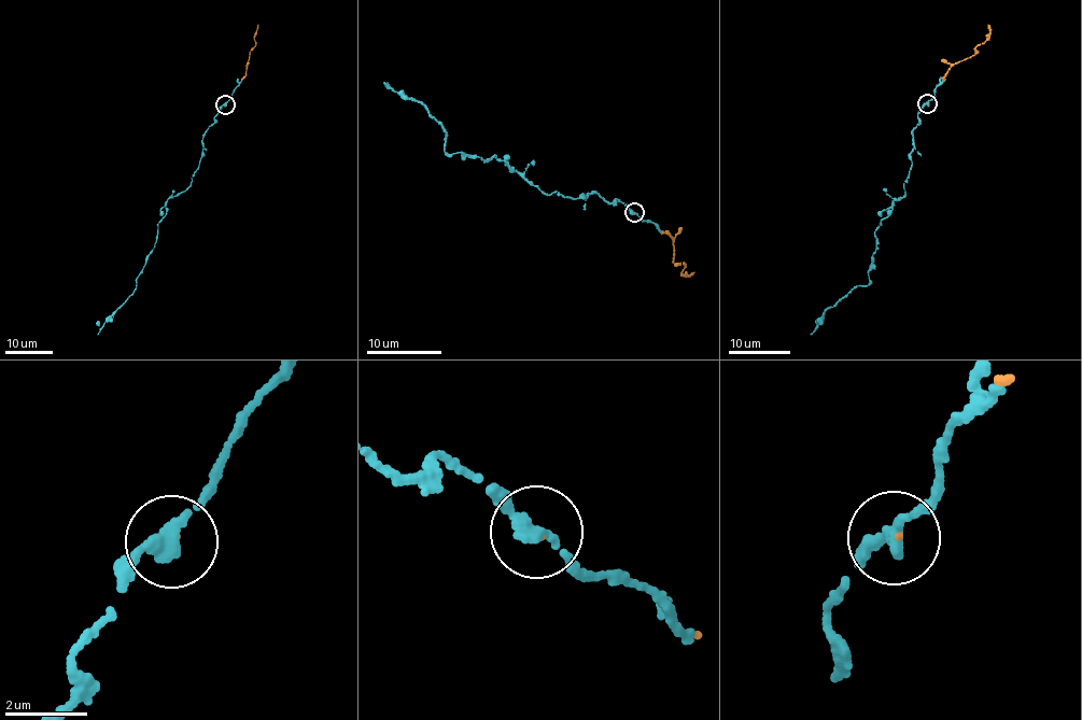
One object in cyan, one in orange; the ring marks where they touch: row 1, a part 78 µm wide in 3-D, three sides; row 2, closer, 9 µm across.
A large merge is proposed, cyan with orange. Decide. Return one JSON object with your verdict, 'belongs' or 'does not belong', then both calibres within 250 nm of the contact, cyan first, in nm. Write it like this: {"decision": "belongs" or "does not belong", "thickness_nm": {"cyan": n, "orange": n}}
{"decision": "belongs", "thickness_nm": {"cyan": 320, "orange": 90}}

